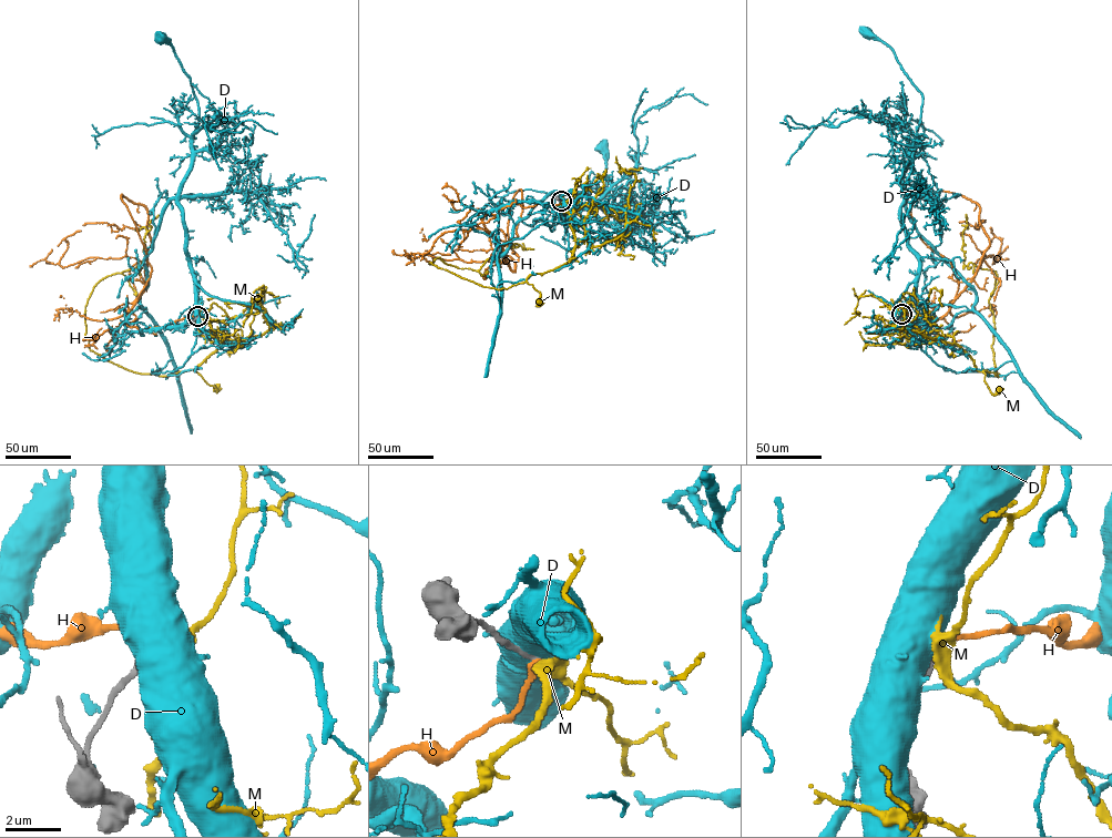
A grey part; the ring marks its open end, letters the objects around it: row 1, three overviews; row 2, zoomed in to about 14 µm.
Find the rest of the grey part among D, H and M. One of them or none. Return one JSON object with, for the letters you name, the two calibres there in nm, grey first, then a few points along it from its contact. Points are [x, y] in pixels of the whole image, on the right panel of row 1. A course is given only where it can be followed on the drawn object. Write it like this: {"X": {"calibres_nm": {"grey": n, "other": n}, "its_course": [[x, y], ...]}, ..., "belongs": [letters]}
{"belongs": []}

